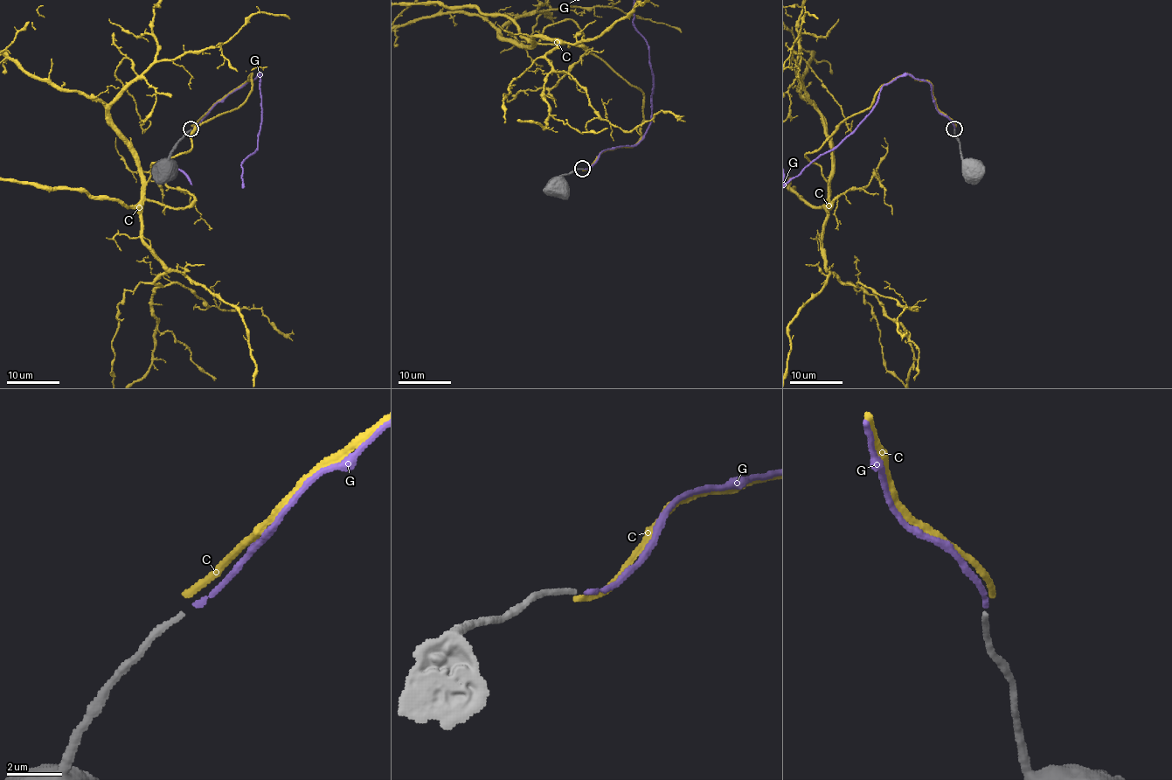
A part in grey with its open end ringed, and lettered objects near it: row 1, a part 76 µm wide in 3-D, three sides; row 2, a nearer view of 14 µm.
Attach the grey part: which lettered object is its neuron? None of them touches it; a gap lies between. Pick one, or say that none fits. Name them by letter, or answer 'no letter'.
G

